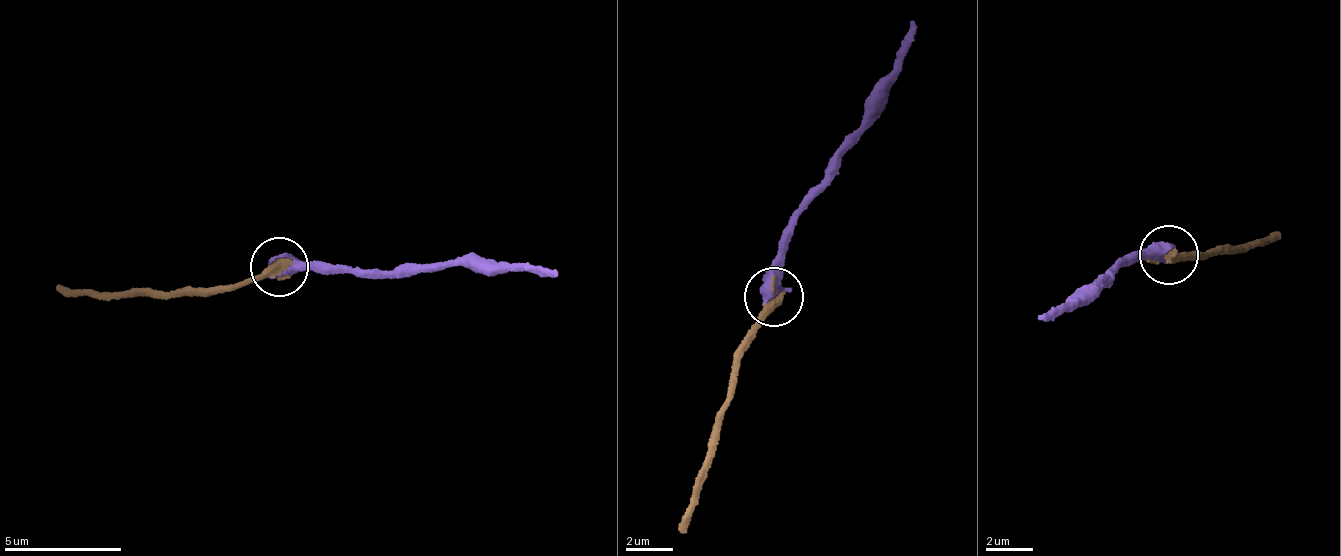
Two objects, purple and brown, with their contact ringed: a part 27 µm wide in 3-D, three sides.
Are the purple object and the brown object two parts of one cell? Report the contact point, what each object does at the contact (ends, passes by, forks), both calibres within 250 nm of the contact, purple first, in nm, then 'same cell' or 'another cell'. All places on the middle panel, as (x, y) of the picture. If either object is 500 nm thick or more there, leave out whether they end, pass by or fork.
place (774, 297); calibres 800 and 280 nm; same cell

